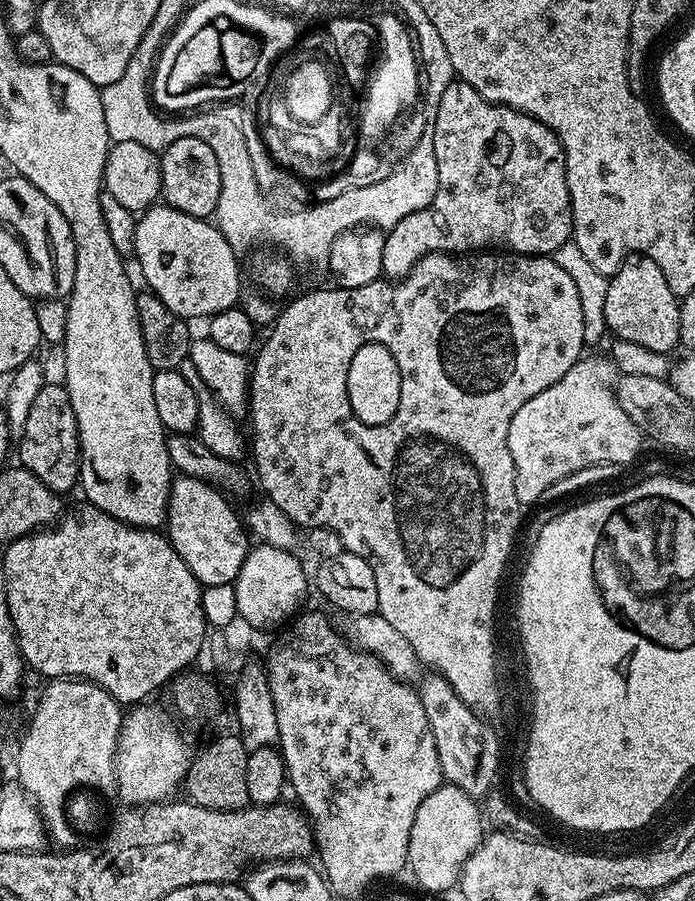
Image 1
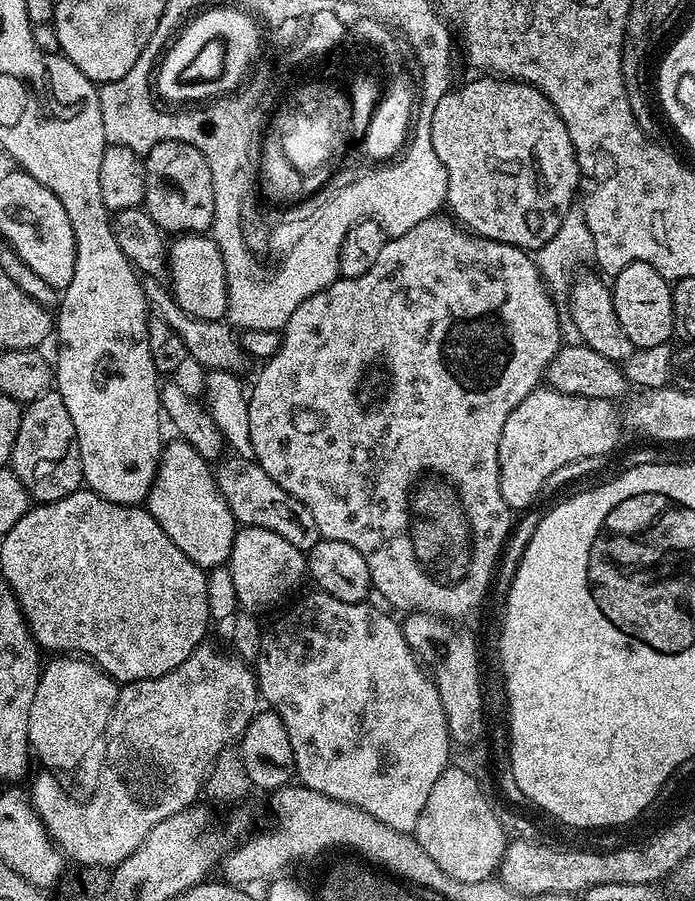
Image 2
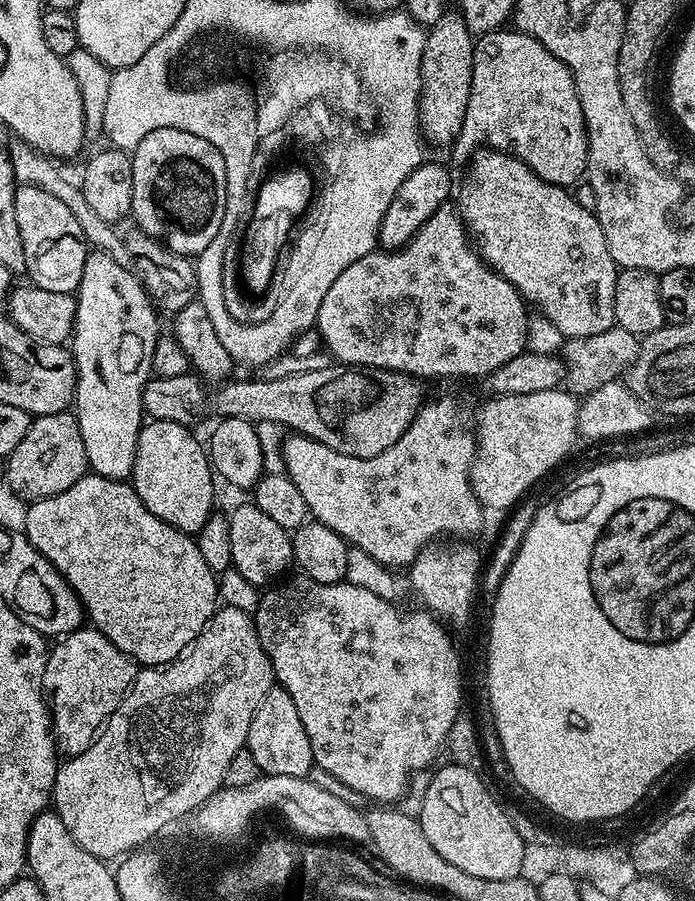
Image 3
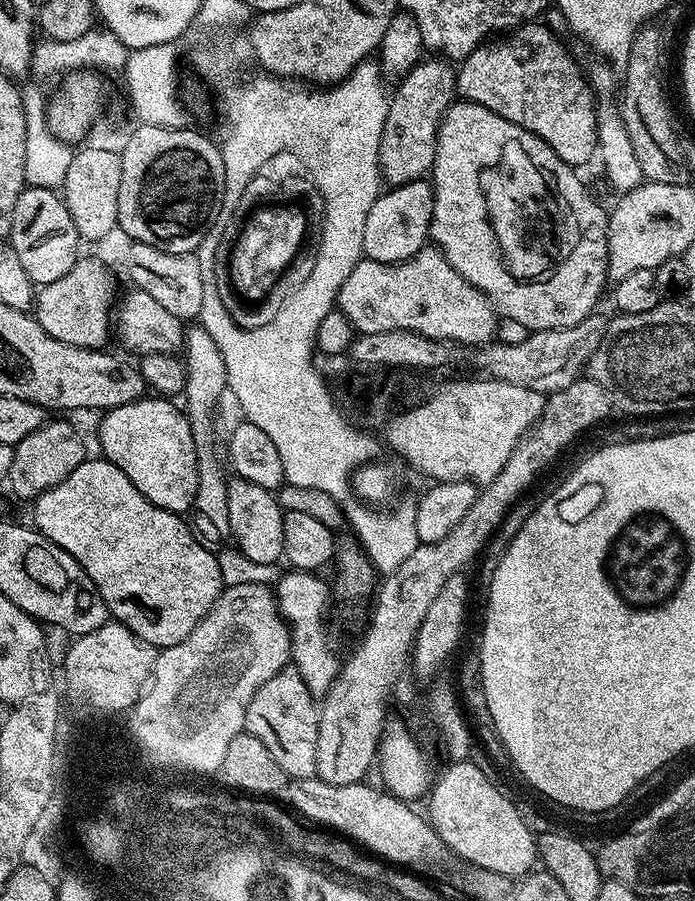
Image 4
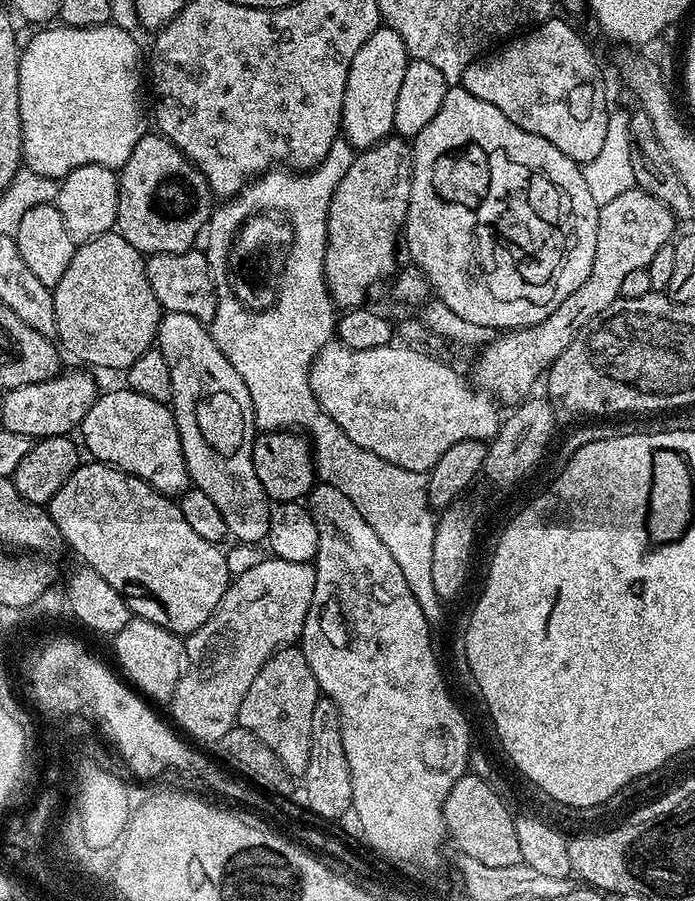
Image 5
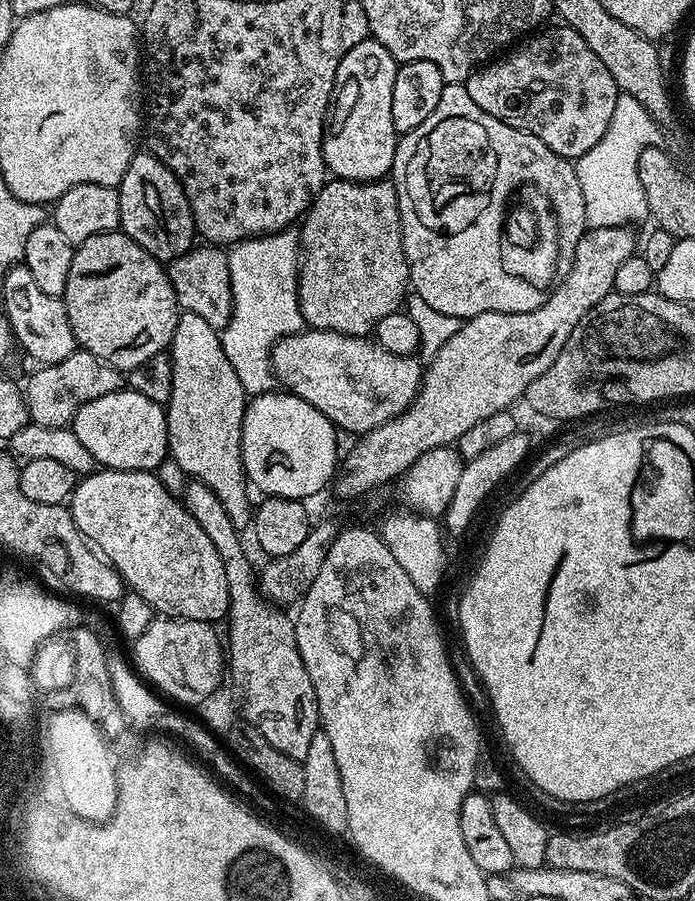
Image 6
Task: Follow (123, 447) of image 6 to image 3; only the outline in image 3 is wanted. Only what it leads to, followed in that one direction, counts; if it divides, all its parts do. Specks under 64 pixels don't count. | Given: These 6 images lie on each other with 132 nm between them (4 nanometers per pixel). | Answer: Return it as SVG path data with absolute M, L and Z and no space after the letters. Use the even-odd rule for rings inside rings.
M149 419L138 434L130 483L138 498L142 498L146 510L150 510L150 514L162 518L162 522L174 526L180 532L198 534L214 515L212 503L216 500L217 481L214 479L214 469L208 459L205 445L196 441L192 431L186 424Z

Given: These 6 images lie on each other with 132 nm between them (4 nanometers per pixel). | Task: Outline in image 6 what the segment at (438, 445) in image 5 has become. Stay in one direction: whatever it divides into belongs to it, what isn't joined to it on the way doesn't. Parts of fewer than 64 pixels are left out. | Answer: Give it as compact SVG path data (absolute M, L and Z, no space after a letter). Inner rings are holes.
M317 328L284 336L272 345L272 375L278 381L279 387L310 402L314 410L322 410L322 414L326 414L326 418L330 418L330 422L341 433L363 434L402 415L412 405L420 389L422 364L417 360L415 355L392 354L372 338L347 336Z

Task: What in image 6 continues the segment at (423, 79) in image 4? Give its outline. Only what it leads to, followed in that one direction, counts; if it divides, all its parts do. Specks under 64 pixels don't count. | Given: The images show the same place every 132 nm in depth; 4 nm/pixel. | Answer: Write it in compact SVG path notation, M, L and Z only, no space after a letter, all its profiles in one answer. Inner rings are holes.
M329 179L304 213L298 235L300 237L298 298L308 328L347 336L367 337L375 333L382 318L401 311L410 292L410 281L406 254L402 246L398 194L391 179L372 180L368 184L359 184L353 180Z

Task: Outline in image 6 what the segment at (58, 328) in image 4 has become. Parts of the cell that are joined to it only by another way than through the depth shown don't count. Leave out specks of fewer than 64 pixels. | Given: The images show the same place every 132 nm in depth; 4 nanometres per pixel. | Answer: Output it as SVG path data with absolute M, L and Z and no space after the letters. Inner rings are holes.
M119 230L99 232L83 240L81 244L75 245L72 261L70 262L70 274L66 278L66 290L62 299L66 306L66 318L70 318L70 330L74 330L77 345L83 351L94 354L102 362L114 366L122 374L134 370L134 366L142 366L142 362L146 362L146 358L154 358L154 354L165 351L171 345L174 338L174 326L178 326L178 318L182 311L179 302L176 300L174 286L170 282L165 265L161 261L154 259L146 250L142 250L142 246L138 246L138 242L130 239L125 232Z

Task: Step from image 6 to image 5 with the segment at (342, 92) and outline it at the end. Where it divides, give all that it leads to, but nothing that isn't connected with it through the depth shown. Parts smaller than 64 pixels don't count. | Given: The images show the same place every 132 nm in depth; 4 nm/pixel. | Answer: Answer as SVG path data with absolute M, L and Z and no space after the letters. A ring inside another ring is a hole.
M381 26L354 54L354 62L350 62L350 74L346 78L346 94L342 98L342 118L340 126L343 139L353 149L372 148L381 140L393 135L395 107L402 78L410 61L406 42L398 38L393 28Z

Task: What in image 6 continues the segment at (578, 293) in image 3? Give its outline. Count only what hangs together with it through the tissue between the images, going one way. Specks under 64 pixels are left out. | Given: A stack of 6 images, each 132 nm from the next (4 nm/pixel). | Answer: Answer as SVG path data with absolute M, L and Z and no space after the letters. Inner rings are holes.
M445 84L434 112L416 129L403 133L397 139L390 179L396 185L398 194L402 246L408 263L411 291L421 295L422 299L439 313L453 315L463 321L474 318L478 314L490 314L491 312L518 314L538 310L538 306L542 306L542 302L548 299L552 289L561 280L564 280L566 274L571 270L574 254L578 250L578 242L584 237L588 228L586 202L582 199L582 186L578 186L575 163L564 156L554 154L554 150L550 150L550 146L546 146L534 134L526 130L518 130L486 114L486 110L481 110L474 103L474 98L470 98L463 84Z

